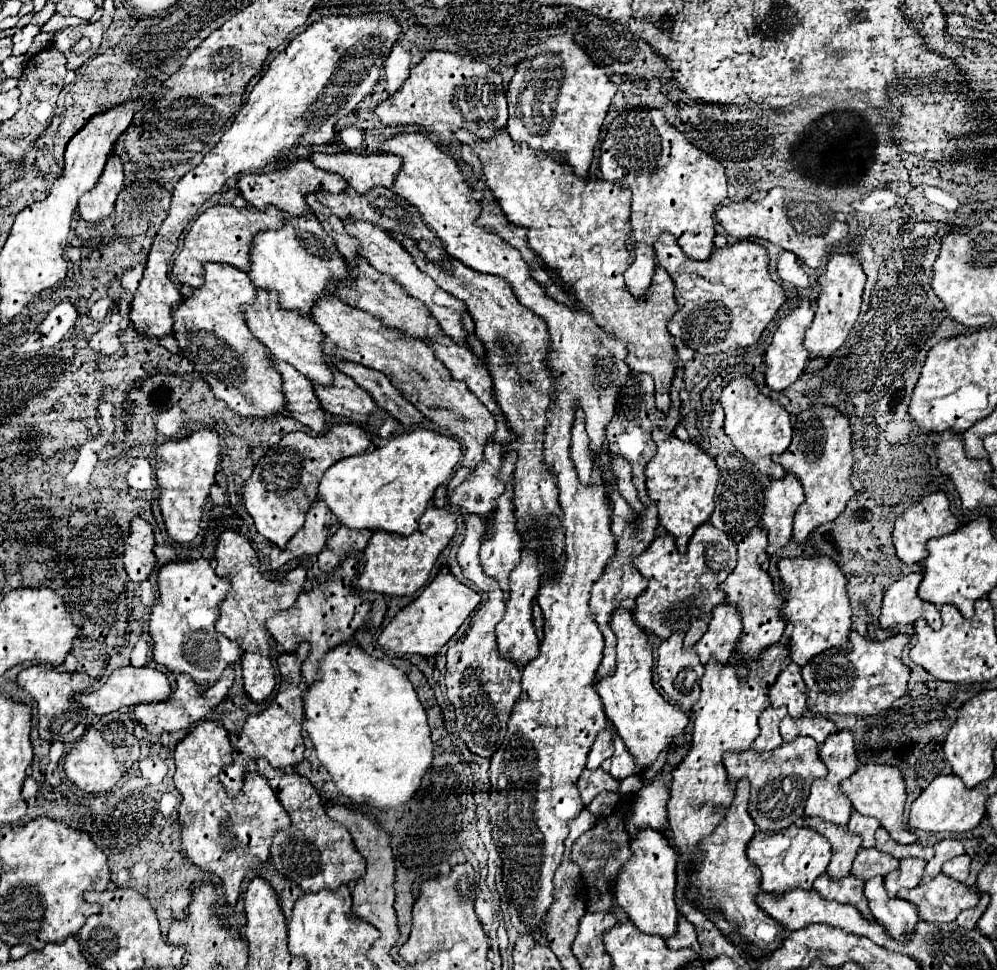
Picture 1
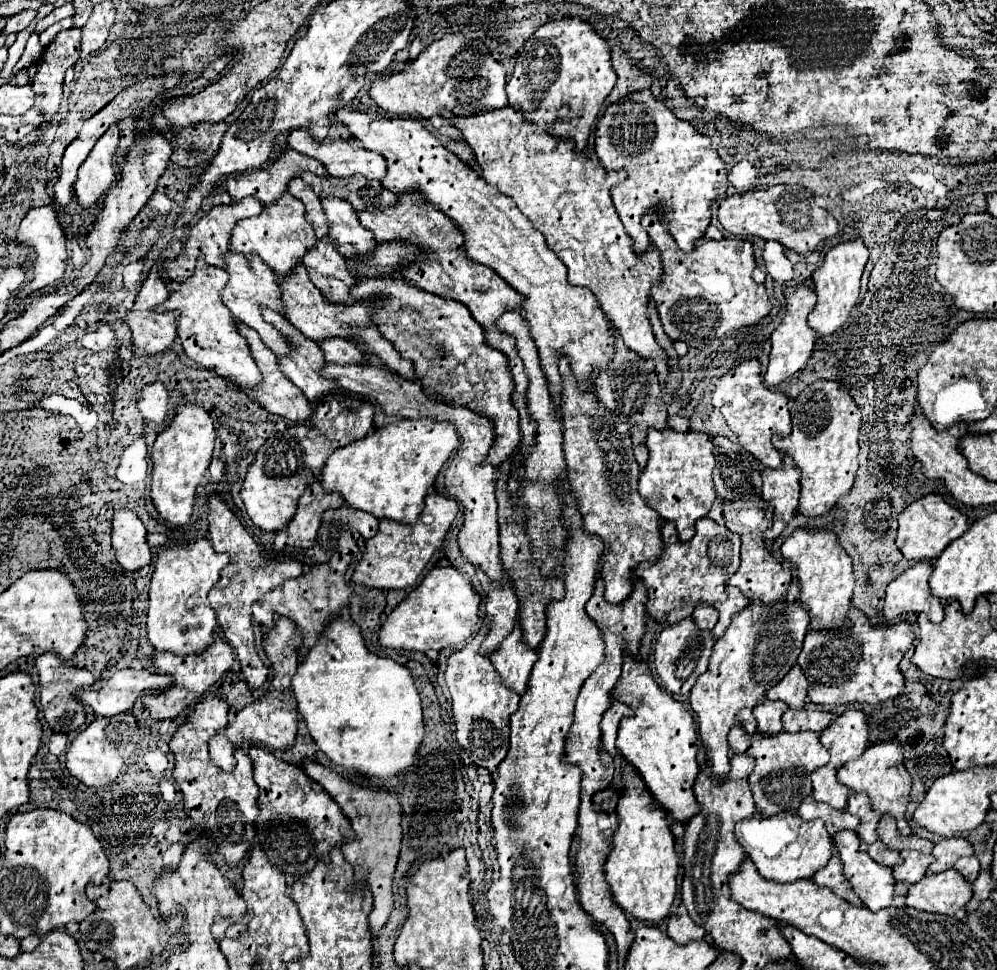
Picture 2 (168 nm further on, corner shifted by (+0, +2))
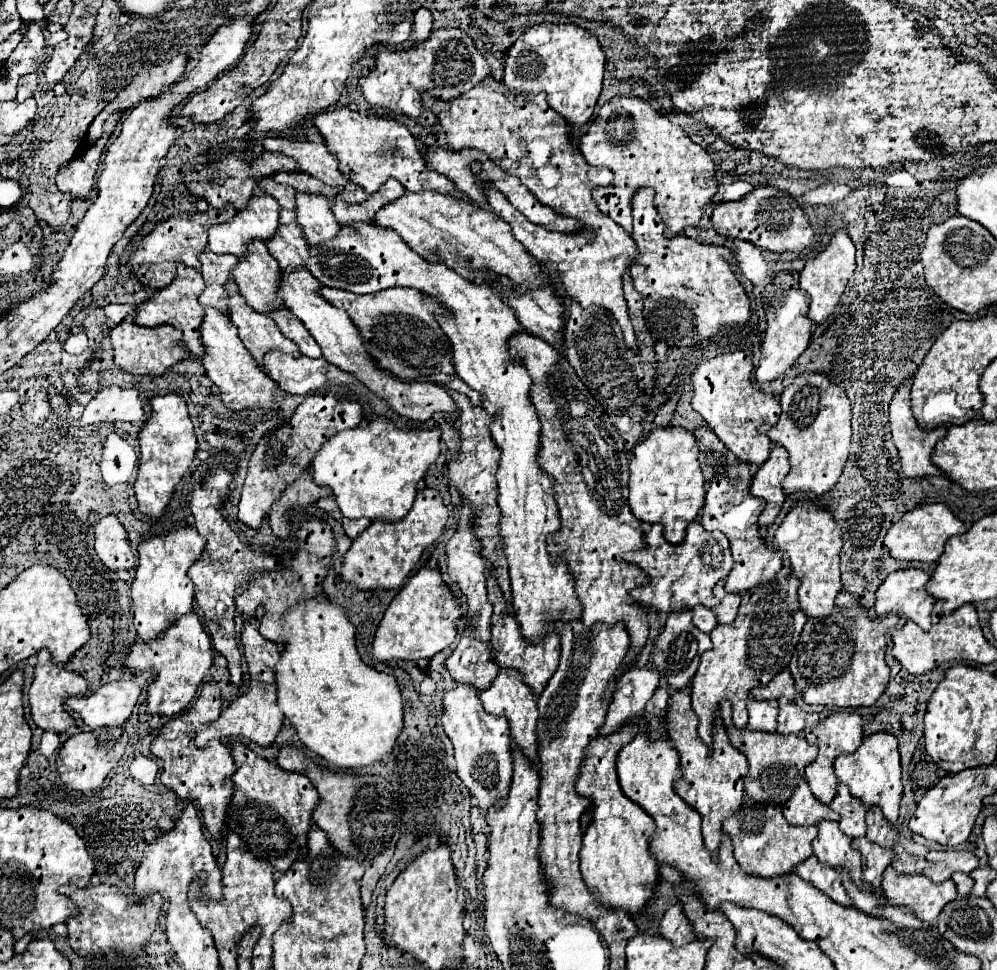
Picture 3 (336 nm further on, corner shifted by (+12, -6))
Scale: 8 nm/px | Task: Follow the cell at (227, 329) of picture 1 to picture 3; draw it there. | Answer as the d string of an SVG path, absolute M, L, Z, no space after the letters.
M178 265L176 269L176 277L174 281L160 289L152 299L144 301L142 305L138 305L138 315L136 315L136 325L144 325L144 327L156 327L162 323L168 323L172 327L176 327L178 331L182 331L182 347L186 349L188 357L194 359L202 359L206 355L202 343L200 343L200 335L198 329L202 325L202 317L204 317L204 307L198 303L198 295L204 291L204 279L202 275L186 265Z

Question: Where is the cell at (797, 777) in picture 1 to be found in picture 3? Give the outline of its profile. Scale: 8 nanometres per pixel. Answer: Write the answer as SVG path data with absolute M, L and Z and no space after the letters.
M722 701L720 707L720 717L724 721L724 729L730 737L730 743L742 751L748 759L748 775L744 779L744 791L748 797L752 797L758 803L766 803L766 805L774 805L778 809L782 809L786 805L786 801L792 797L794 789L798 787L798 783L804 779L804 767L810 765L812 761L816 761L818 757L818 749L814 745L810 745L802 735L792 735L792 737L784 737L778 733L764 733L764 731L748 731L748 729L736 729L732 723L732 709L728 705L728 701Z

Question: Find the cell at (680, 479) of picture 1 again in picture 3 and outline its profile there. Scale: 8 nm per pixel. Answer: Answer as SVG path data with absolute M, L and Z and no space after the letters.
M680 427L654 429L644 441L634 447L628 487L628 505L640 521L664 525L664 537L672 545L684 541L686 527L698 517L698 511L702 509L706 497L694 435Z

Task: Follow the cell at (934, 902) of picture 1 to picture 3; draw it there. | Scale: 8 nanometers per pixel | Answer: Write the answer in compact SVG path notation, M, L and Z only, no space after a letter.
M892 867L884 871L882 891L890 905L906 907L914 911L920 921L932 923L938 919L944 905L956 899L958 891L954 881L946 879L944 883L934 883L924 875L900 875L892 873Z

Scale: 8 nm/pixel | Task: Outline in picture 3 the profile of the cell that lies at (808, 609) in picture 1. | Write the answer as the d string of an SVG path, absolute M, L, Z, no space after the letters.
M800 501L782 521L774 535L774 547L790 559L792 573L800 579L798 601L808 619L824 619L834 613L834 599L842 591L840 583L840 527L832 515L814 507L810 501Z

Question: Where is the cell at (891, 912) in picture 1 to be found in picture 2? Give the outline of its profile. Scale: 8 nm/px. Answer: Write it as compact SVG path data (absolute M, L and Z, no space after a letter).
M846 829L846 831L840 831L838 835L834 835L834 849L836 849L836 853L838 853L840 861L842 861L846 879L854 887L854 893L864 901L864 905L870 911L878 911L882 907L892 907L892 905L898 905L898 907L904 905L904 897L894 893L892 869L888 869L884 865L878 865L876 861L870 859L870 855L866 851L860 851L860 837L854 831Z

